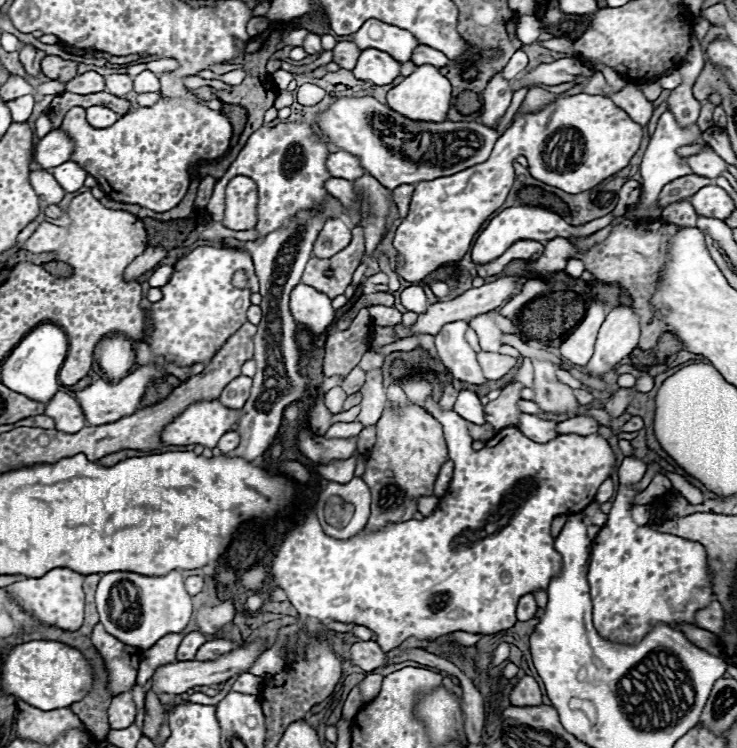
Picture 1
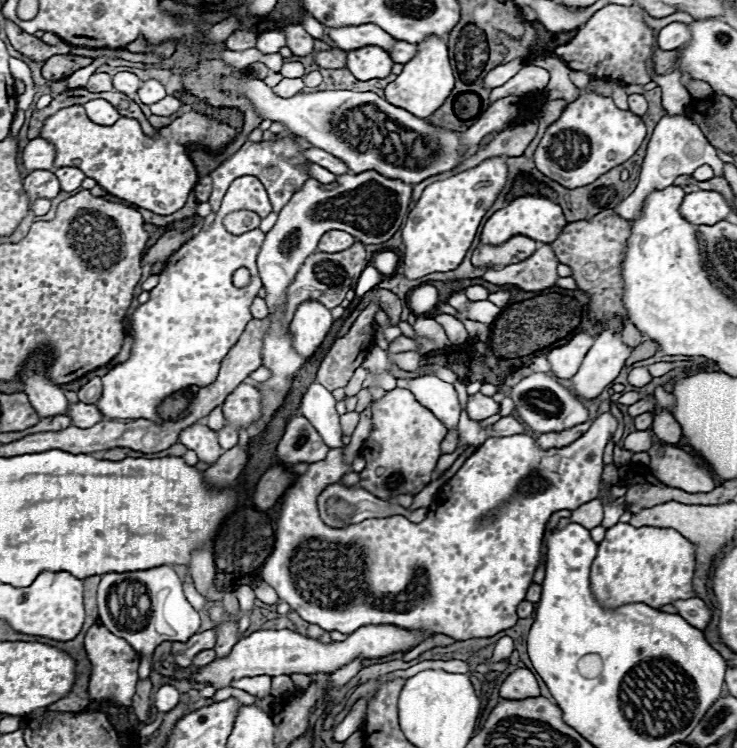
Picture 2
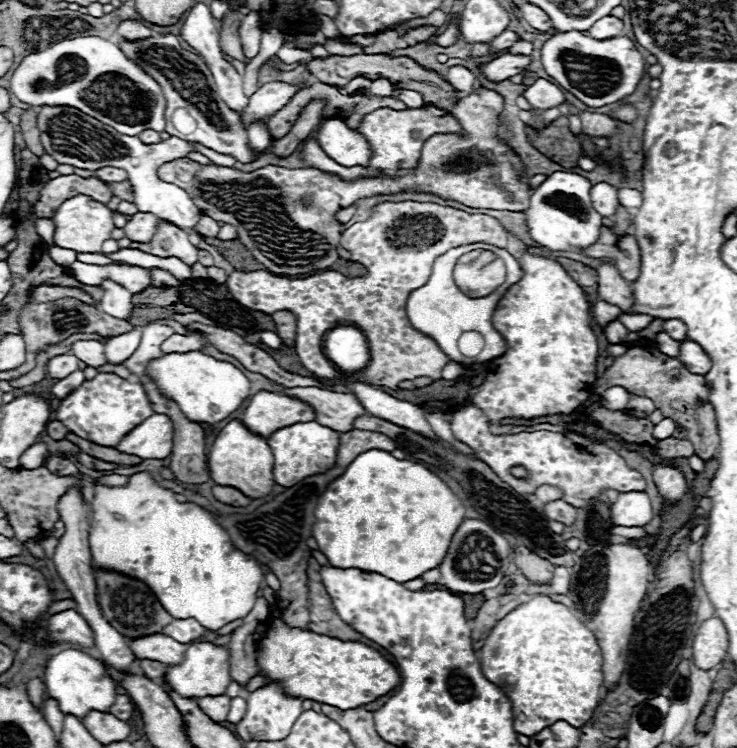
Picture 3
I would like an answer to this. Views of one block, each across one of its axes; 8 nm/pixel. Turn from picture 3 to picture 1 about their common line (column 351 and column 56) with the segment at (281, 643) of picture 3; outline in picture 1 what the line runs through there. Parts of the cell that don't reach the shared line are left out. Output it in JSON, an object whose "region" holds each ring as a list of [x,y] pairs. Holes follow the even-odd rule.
{"region":[[[34,640],[16,646],[8,654],[2,668],[4,692],[40,710],[56,710],[56,708],[70,706],[82,700],[84,696],[88,696],[92,684],[94,684],[92,664],[80,654],[80,650],[54,640],[52,642]]]}

